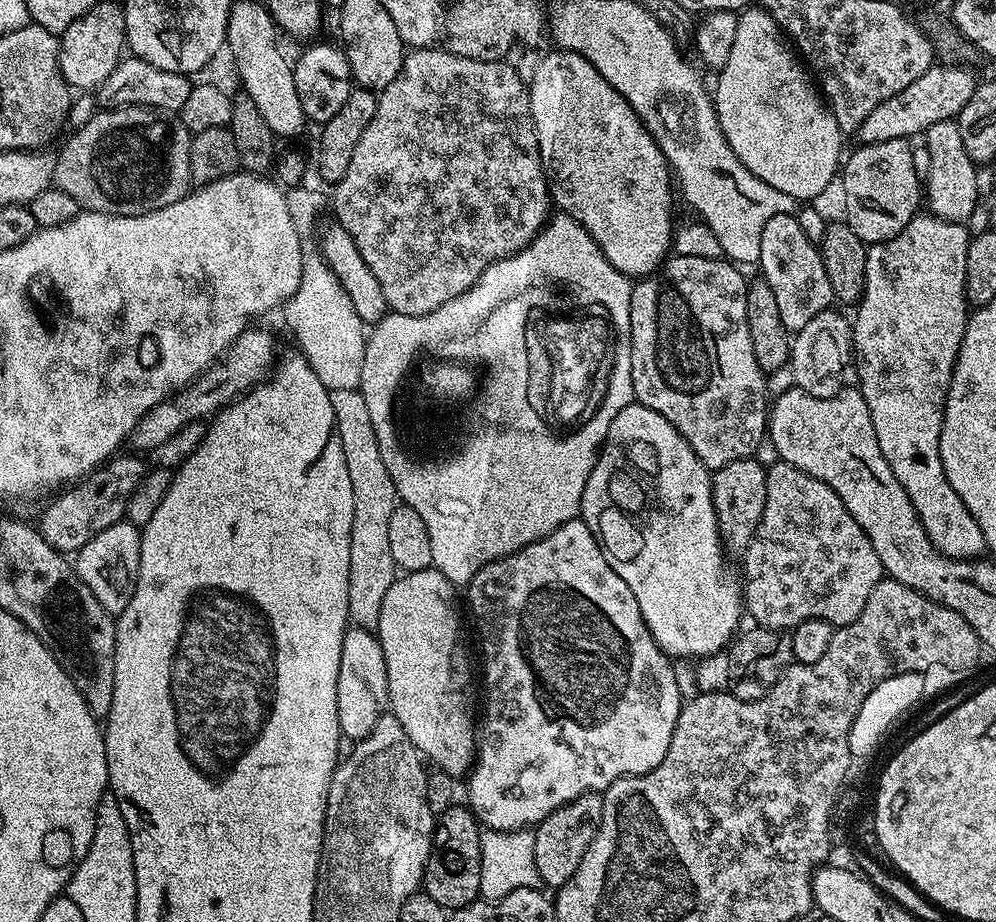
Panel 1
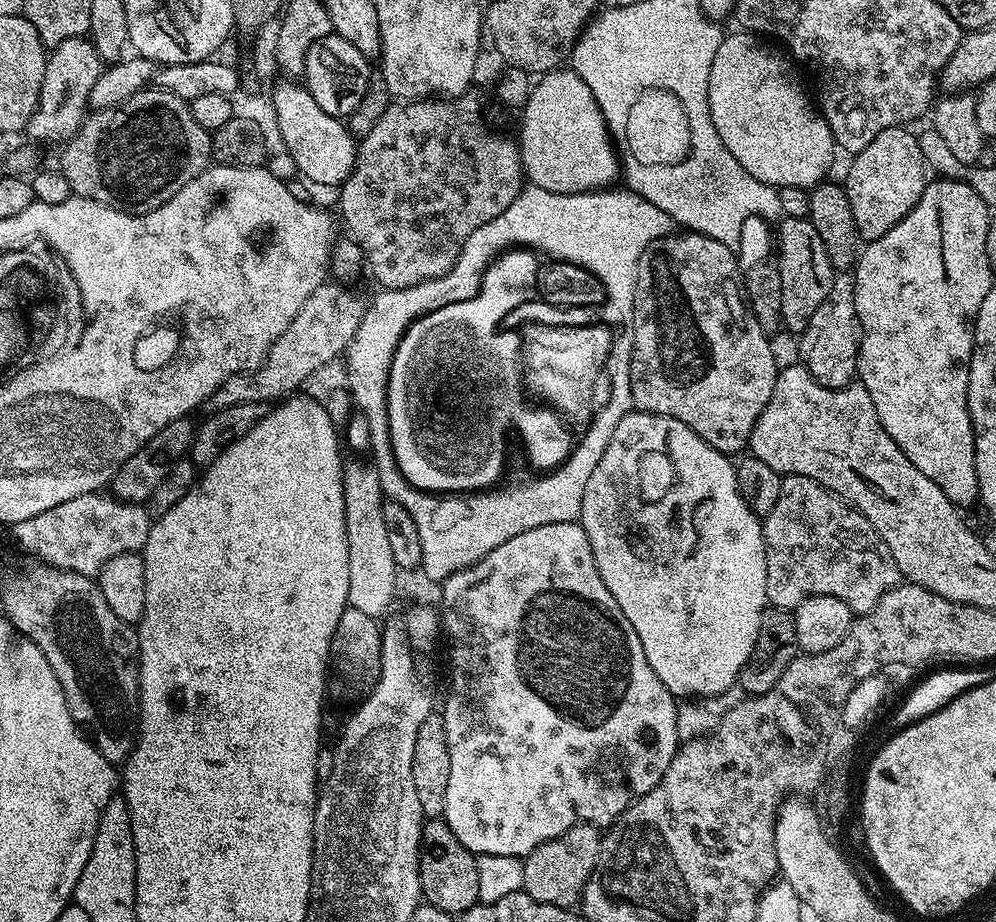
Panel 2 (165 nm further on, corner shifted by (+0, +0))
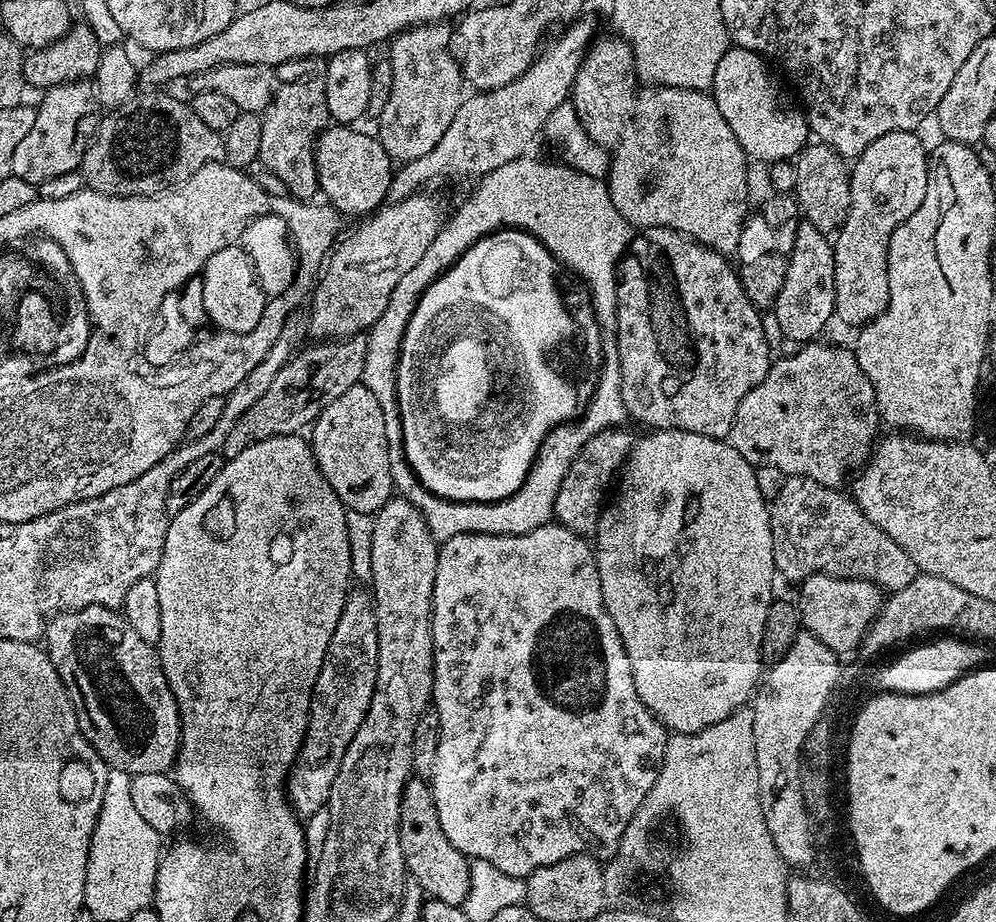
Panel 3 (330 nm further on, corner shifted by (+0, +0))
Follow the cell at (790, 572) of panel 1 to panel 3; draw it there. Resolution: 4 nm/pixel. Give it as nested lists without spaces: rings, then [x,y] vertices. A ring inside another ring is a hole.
[[[789,476],[785,479],[782,491],[779,492],[778,498],[770,502],[768,509],[774,542],[774,566],[779,579],[799,582],[824,572],[827,576],[865,580],[888,594],[902,590],[902,586],[910,586],[910,582],[914,582],[918,574],[914,558],[910,558],[910,554],[906,554],[906,550],[902,550],[902,546],[898,546],[894,538],[874,526],[874,522],[870,522],[870,518],[862,514],[851,495],[844,493],[843,496],[842,493],[843,491],[814,482],[814,478],[809,476]]]

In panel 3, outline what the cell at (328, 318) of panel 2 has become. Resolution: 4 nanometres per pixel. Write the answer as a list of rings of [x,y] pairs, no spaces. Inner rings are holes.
[[[421,190],[415,195],[408,196],[405,201],[385,203],[375,214],[369,215],[357,232],[345,235],[333,247],[311,293],[312,313],[307,313],[308,336],[323,342],[333,338],[351,338],[367,333],[378,318],[382,318],[382,310],[386,310],[386,302],[390,302],[390,294],[394,294],[394,286],[406,278],[416,268],[421,267],[427,252],[433,251],[432,243],[446,223],[444,204],[436,196],[431,196],[428,190]]]

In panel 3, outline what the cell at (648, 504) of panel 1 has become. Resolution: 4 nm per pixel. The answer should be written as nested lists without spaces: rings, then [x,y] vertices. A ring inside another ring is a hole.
[[[662,428],[647,434],[649,436],[644,436],[641,440],[639,437],[633,443],[632,453],[624,461],[622,475],[618,480],[620,493],[613,504],[611,501],[601,511],[600,521],[596,523],[596,565],[606,610],[610,618],[614,618],[614,626],[618,626],[626,658],[630,658],[630,670],[634,674],[634,690],[638,690],[638,698],[642,698],[644,705],[657,716],[669,733],[697,732],[706,730],[706,726],[714,726],[714,722],[722,722],[722,718],[730,718],[730,714],[745,707],[753,699],[762,679],[760,643],[767,611],[774,599],[772,579],[775,581],[778,576],[774,566],[774,542],[768,517],[770,504],[762,498],[762,490],[758,490],[756,468],[746,462],[746,458],[742,458],[742,454],[738,454],[738,450],[734,450],[731,443],[681,428]]]

